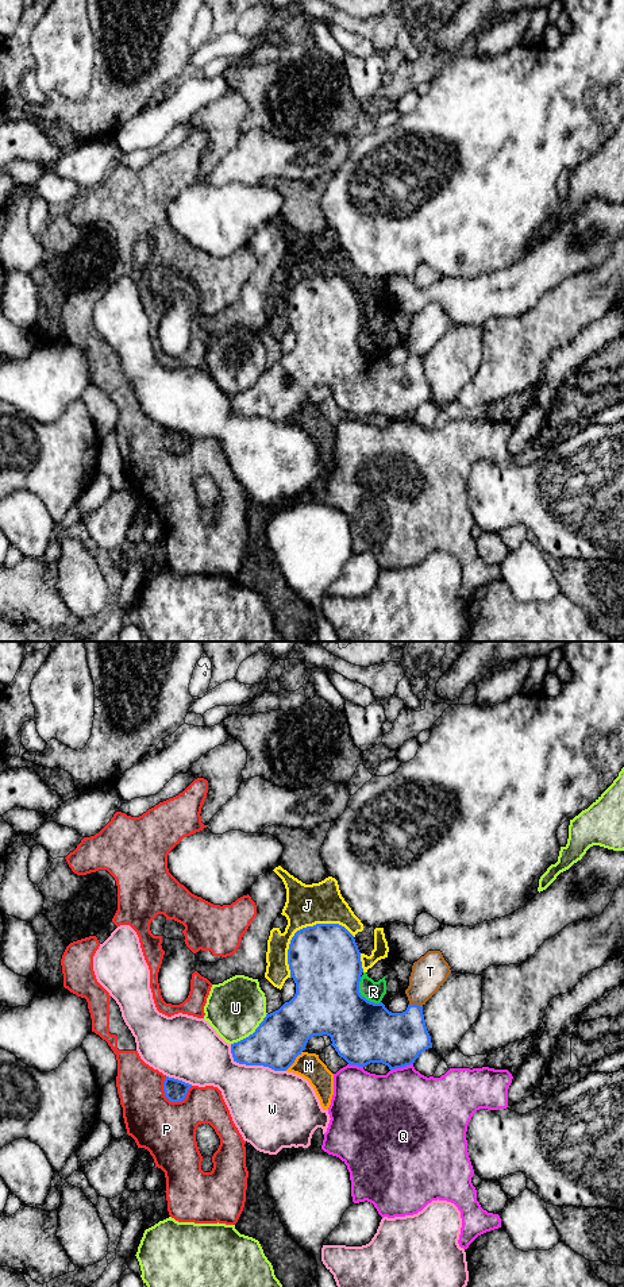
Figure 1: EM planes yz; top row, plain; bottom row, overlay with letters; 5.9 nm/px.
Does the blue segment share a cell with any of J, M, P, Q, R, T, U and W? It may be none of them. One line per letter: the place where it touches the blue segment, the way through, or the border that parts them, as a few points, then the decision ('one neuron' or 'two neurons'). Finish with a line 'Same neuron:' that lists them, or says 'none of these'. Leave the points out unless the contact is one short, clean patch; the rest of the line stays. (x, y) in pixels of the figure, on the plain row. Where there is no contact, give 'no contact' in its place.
J: yz (303, 280) | two neurons
M: yz (295, 411) | along yz (301, 403), (285, 422) | two neurons
P: yz (174, 453) | two neurons
Q: yz (401, 419) | two neurons
R: yz (361, 347) | along yz (361, 328), (359, 345), (370, 353), (380, 354) | two neurons
T: yz (416, 357) | along yz (409, 355), (422, 358) | two neurons
U: yz (253, 385) | two neurons
W: yz (253, 416) | two neurons
Same neuron: none of these

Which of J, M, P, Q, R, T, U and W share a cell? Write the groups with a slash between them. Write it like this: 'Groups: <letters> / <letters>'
Groups: J M R / P / Q / T / U / W

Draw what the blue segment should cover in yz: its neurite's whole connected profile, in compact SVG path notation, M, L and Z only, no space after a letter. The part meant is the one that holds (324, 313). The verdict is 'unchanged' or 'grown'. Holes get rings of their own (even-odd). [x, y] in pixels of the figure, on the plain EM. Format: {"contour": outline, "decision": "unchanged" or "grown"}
{"contour": "M316 275L297 282L289 296L288 316L296 335L294 348L266 366L253 386L231 396L234 413L286 423L308 392L323 386L331 389L331 397L350 417L382 415L390 423L413 416L421 404L432 400L423 358L413 355L402 365L392 365L382 354L374 355L361 347L361 304L344 278Z", "decision": "unchanged"}

